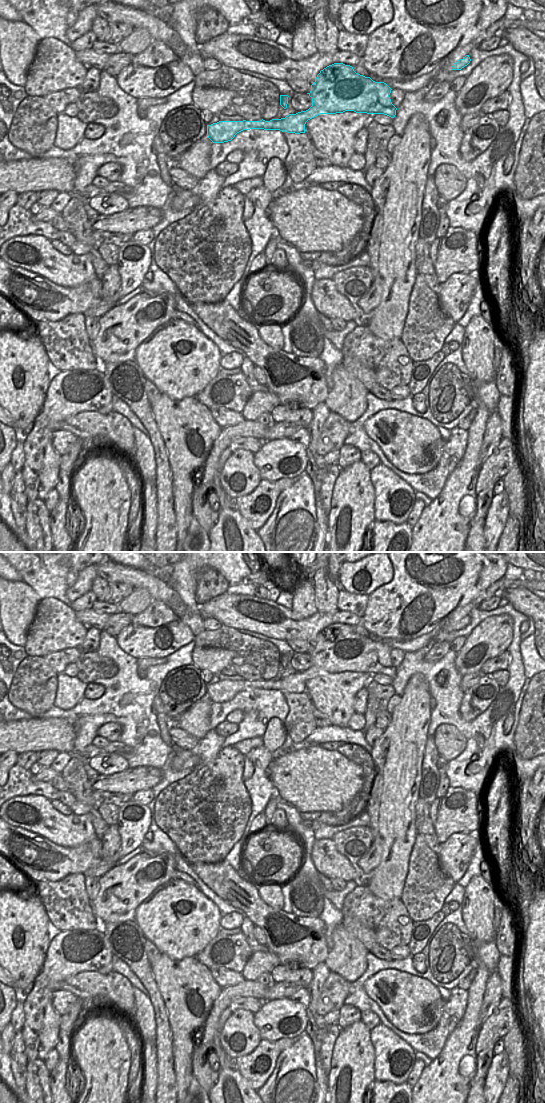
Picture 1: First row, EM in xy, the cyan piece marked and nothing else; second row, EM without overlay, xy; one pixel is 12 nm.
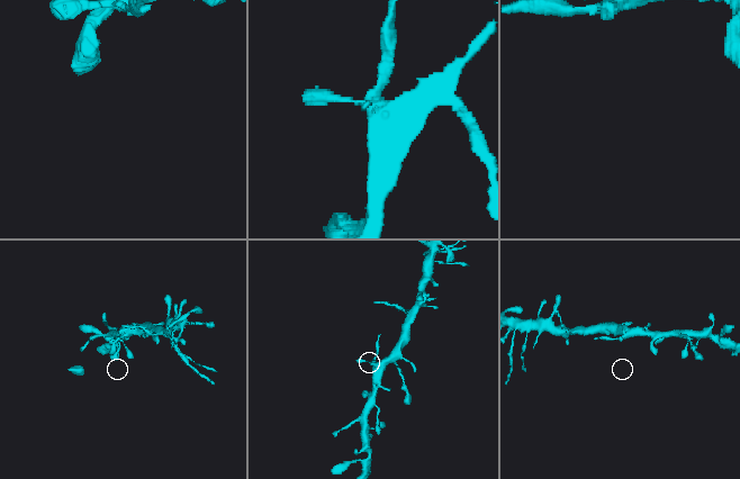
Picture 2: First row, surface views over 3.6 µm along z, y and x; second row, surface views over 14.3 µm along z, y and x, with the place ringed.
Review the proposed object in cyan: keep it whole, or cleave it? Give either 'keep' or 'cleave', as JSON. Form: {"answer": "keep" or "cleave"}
{"answer": "keep"}

